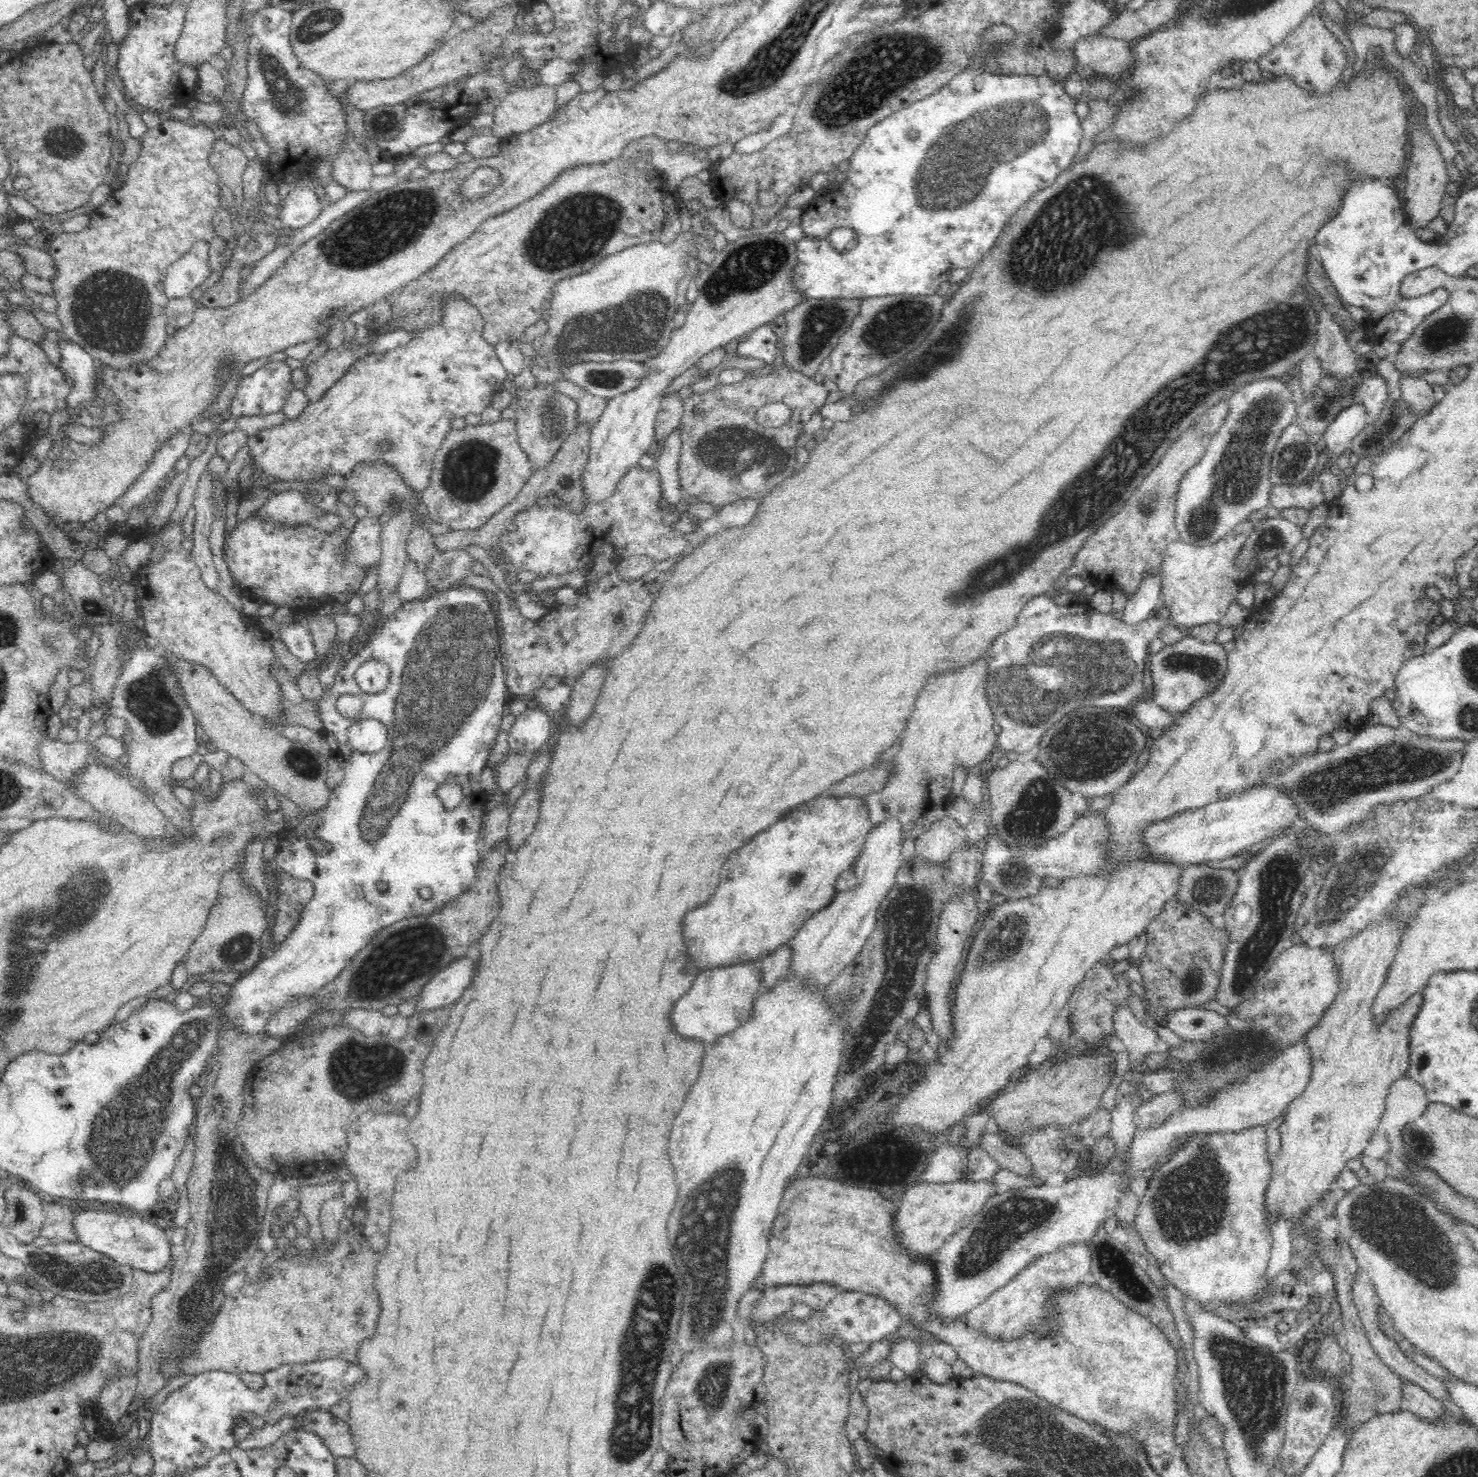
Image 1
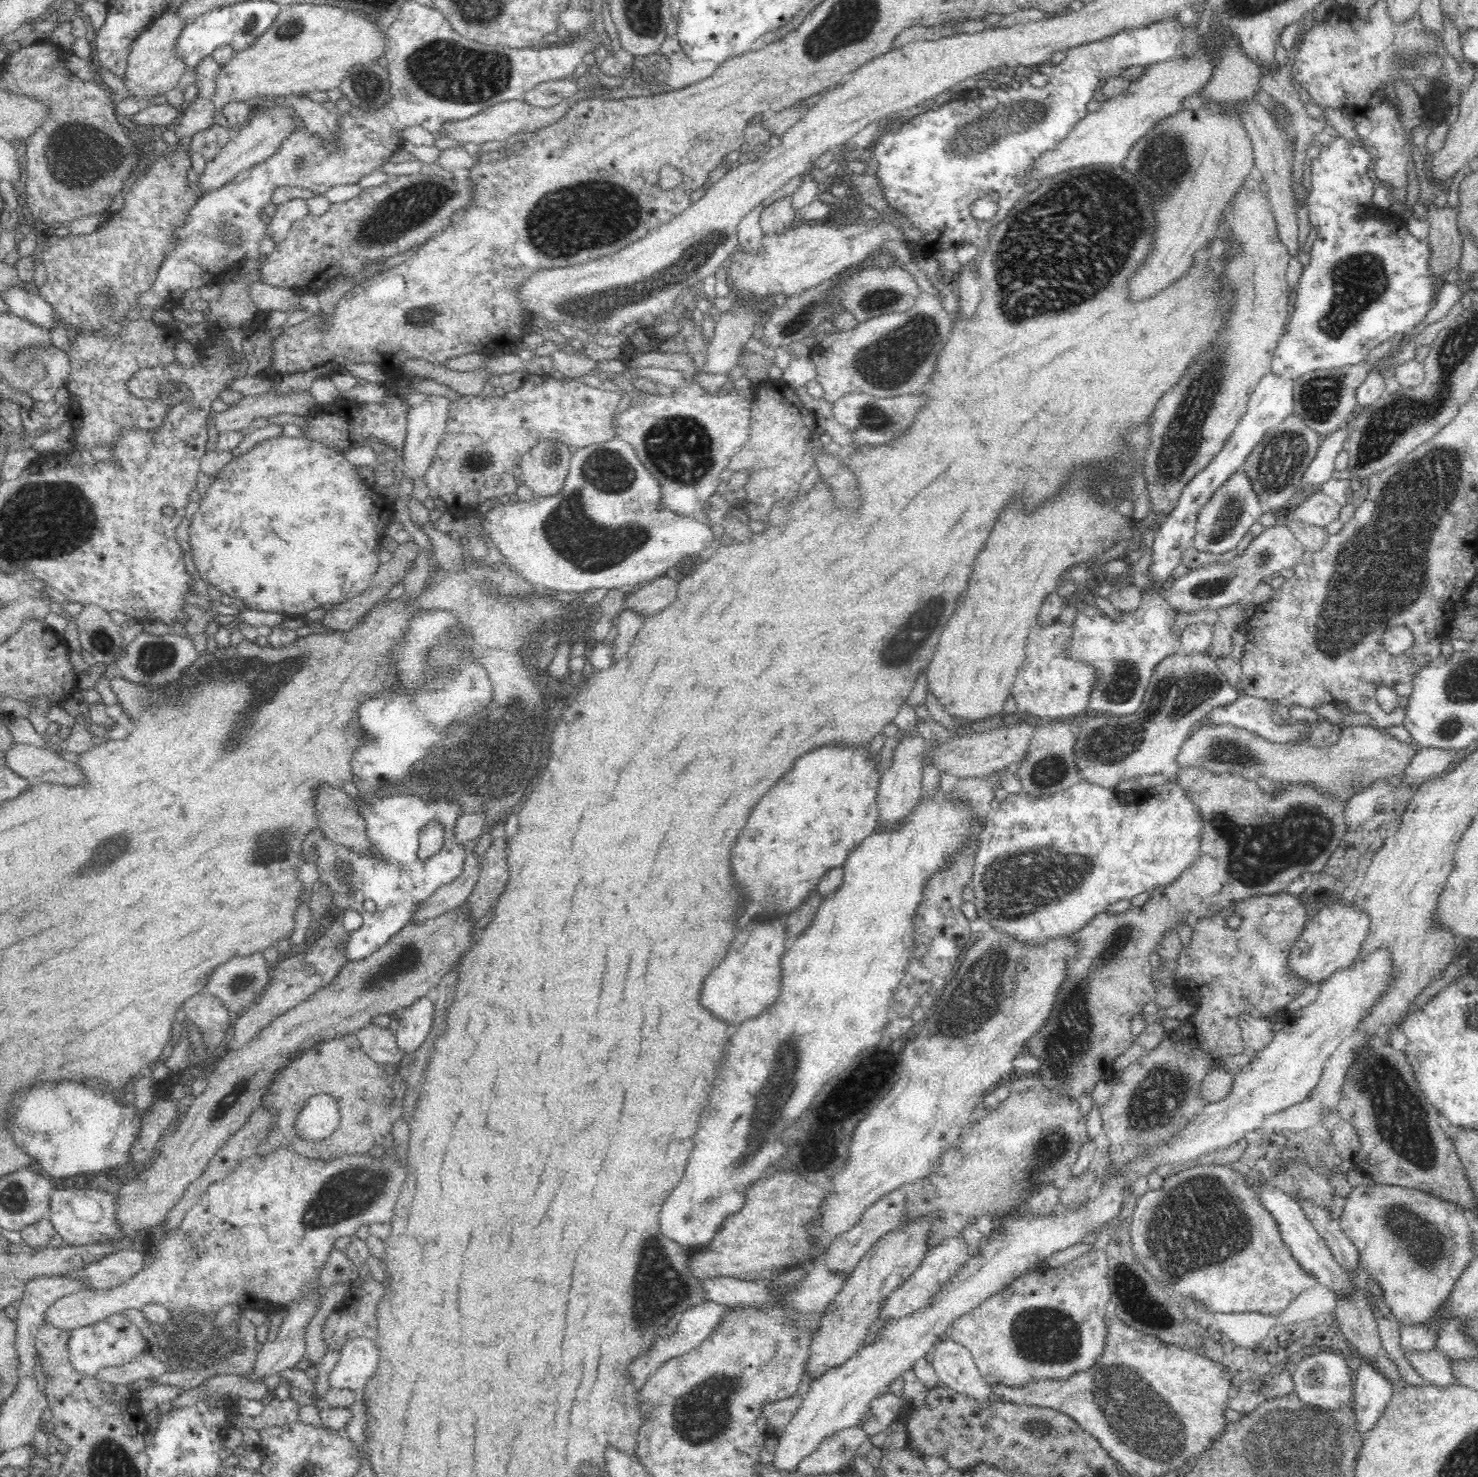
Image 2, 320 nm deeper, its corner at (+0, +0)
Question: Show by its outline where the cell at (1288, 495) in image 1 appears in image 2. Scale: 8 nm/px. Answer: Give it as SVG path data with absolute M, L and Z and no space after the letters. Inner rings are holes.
M1321 491L1308 496L1302 505L1294 508L1290 515L1298 521L1313 526L1326 527L1340 518L1342 506Z

